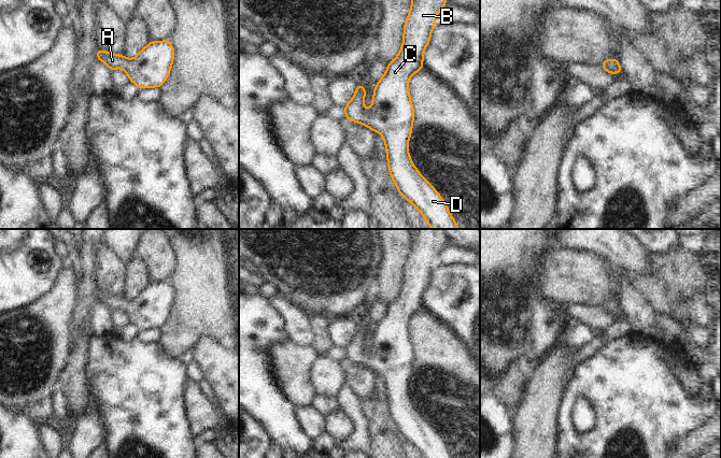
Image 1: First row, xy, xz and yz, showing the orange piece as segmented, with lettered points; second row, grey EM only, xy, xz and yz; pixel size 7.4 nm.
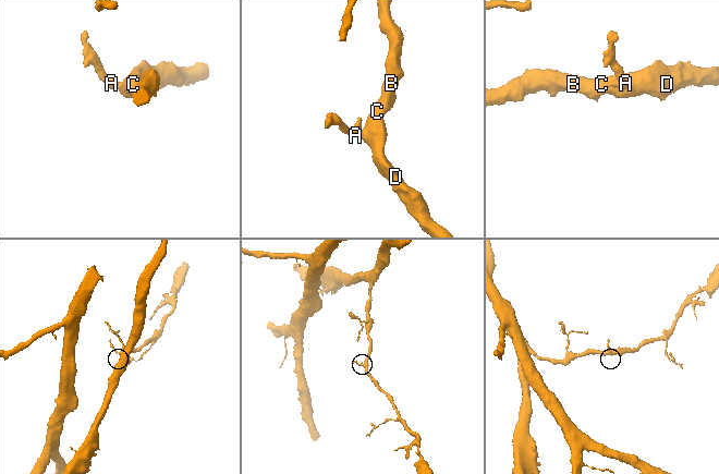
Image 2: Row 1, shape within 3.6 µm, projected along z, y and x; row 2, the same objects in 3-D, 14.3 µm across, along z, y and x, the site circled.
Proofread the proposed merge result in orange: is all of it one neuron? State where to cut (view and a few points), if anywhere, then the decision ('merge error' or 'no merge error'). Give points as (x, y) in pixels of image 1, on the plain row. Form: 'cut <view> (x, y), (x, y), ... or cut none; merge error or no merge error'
cut none; no merge error

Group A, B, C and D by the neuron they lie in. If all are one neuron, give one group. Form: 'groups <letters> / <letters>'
groups A B C D

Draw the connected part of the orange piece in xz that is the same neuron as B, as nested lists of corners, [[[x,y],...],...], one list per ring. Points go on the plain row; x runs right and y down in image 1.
[[[412,229],[412,245],[404,267],[404,283],[397,298],[387,305],[385,315],[373,331],[369,350],[364,349],[365,327],[357,326],[352,341],[344,346],[345,360],[364,364],[379,373],[386,387],[388,412],[399,434],[410,442],[424,458],[452,458],[438,432],[422,417],[410,400],[408,383],[412,373],[414,352],[408,331],[410,317],[423,310],[423,294],[429,284],[436,257],[448,240],[443,229]]]

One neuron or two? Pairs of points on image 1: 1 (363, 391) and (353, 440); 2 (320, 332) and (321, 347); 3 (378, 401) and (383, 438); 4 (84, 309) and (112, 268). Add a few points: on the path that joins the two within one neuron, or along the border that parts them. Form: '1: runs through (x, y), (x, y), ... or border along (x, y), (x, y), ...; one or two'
1: border along (345, 382), (348, 387), (362, 400); two
2: runs through (321, 335), (321, 344); one
3: runs through (378, 410), (379, 423), (382, 429); one
4: border along (96, 263), (96, 284), (98, 288); two

